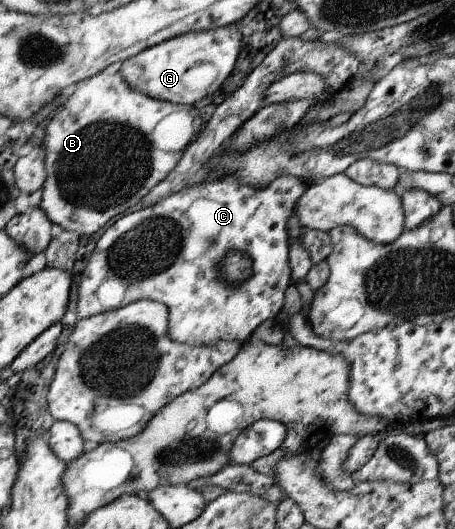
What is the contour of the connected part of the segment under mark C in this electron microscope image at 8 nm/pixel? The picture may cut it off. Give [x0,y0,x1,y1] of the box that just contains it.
[79,175,307,347]

